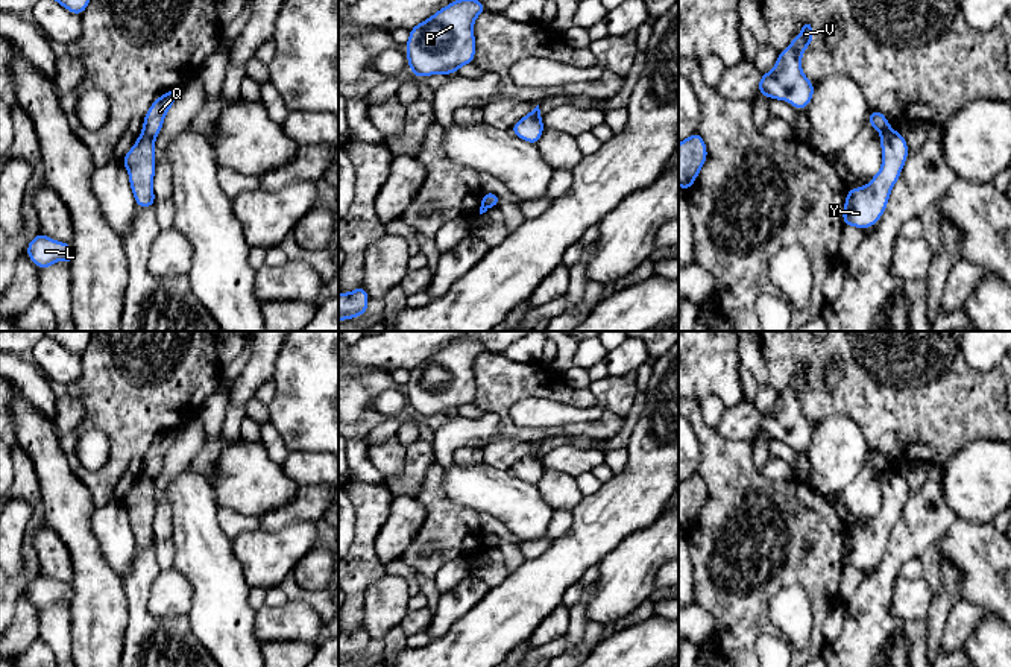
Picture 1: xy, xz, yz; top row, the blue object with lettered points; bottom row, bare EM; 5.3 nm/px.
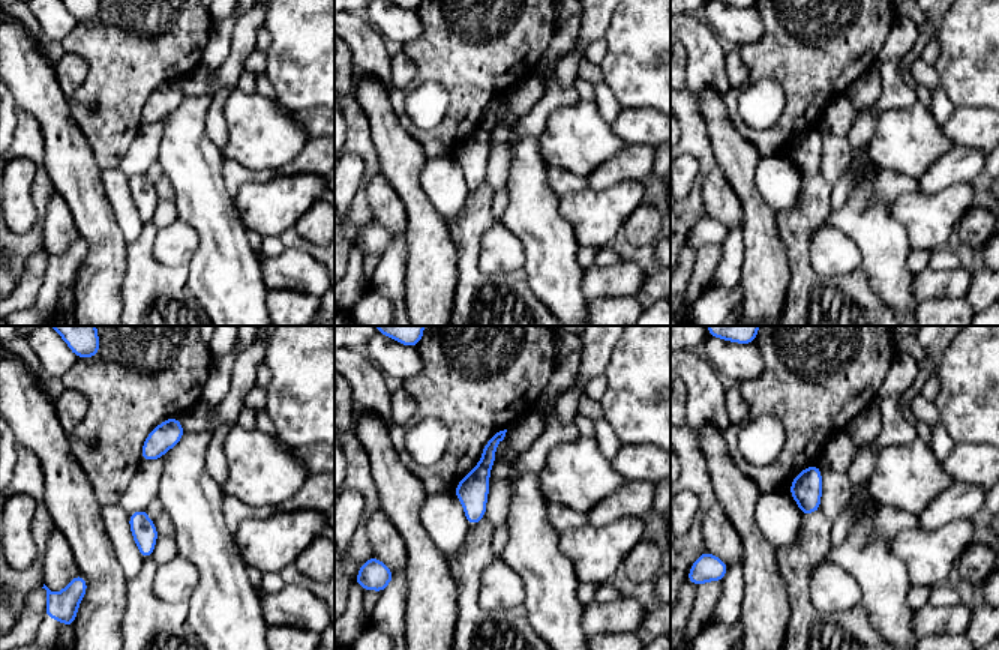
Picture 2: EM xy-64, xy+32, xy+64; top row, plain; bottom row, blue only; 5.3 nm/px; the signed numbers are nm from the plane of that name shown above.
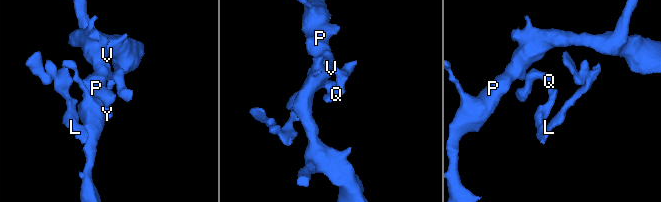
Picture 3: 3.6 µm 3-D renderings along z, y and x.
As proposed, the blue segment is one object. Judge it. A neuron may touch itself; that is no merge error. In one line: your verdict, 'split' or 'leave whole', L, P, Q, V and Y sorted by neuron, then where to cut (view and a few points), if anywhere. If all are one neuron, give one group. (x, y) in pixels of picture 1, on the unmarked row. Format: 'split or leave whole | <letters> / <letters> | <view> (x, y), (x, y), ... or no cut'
split | L Y / P Q V | xy (143, 471), (154, 479)

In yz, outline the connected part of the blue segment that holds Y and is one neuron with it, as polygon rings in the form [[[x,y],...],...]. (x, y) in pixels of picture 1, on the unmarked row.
[[[888,471],[880,476],[880,489],[883,500],[879,514],[867,527],[847,530],[842,565],[864,570],[874,567],[882,558],[890,533],[906,503],[908,483],[899,471]]]

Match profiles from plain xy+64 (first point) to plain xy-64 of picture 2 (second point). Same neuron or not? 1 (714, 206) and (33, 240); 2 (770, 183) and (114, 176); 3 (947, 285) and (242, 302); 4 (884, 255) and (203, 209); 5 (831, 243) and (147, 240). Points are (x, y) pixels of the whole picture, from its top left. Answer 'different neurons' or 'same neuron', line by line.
1: different neurons
2: same neuron
3: different neurons
4: same neuron
5: different neurons

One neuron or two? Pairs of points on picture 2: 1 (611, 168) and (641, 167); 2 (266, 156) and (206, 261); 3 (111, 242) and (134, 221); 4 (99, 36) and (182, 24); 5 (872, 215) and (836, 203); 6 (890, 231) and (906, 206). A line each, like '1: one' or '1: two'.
1: one
2: two
3: two
4: one
5: two
6: two

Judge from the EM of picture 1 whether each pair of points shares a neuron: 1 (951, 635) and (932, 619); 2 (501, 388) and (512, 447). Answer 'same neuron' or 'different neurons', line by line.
1: different neurons
2: different neurons

